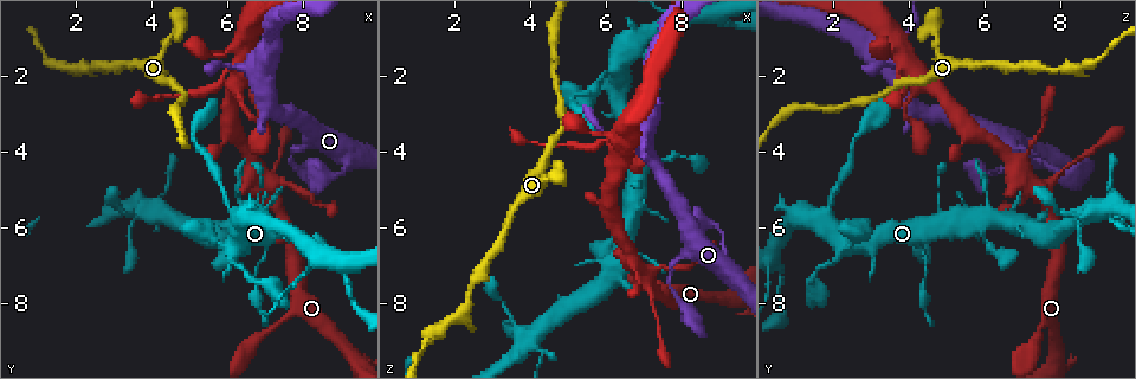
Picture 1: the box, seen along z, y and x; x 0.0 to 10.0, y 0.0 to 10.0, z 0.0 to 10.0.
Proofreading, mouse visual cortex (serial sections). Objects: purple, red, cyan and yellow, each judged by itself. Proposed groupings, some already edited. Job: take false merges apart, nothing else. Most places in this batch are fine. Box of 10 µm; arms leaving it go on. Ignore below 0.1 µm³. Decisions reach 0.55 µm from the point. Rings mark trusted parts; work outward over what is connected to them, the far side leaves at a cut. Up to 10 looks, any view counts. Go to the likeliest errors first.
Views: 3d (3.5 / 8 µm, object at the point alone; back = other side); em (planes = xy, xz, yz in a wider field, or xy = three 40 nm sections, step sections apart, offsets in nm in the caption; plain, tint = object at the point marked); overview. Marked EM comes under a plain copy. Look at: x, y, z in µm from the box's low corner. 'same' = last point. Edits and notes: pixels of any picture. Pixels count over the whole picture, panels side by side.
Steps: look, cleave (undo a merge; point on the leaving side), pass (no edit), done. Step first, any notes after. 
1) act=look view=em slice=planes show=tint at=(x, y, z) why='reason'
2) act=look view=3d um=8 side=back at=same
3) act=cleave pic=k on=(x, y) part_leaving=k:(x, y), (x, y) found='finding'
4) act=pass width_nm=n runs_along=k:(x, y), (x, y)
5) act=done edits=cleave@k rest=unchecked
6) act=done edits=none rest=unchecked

act=look view=3d um=8 at=(4.25, 5.75, 9.00) why='three arms meet'

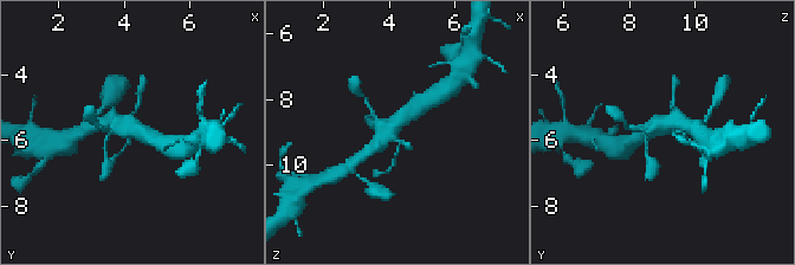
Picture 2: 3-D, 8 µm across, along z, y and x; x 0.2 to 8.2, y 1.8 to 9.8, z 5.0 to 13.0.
act=look view=3d um=3.5 side=back at=same

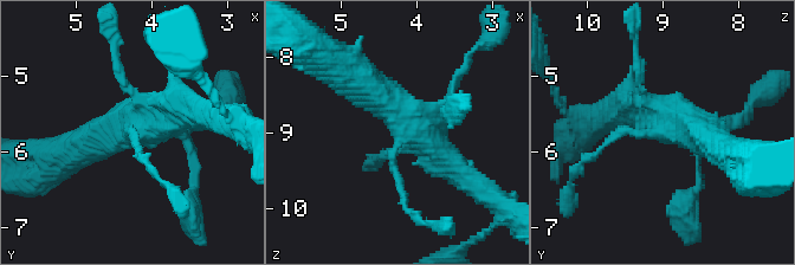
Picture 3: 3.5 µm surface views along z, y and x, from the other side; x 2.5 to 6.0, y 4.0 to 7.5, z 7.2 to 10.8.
act=pass runs_along=3:(361, 79), (422, 122), (470, 182) found='all the same cell'

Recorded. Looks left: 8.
act=look view=3d um=3.5 at=(6.25, 5.70, 1.85) why='calibre changes'

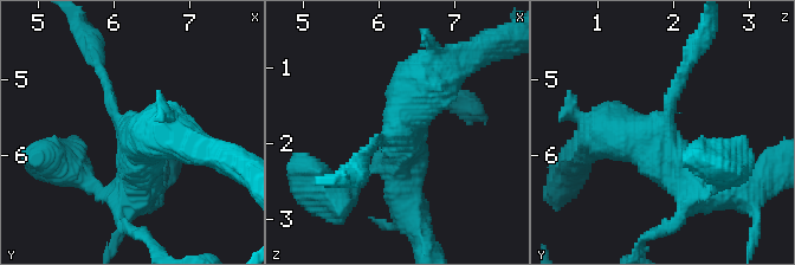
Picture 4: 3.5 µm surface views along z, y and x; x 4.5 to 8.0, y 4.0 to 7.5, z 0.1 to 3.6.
act=look view=em slice=xy step=5 show=tint at=(6.25, 5.60, 1.85) why='need the tissue'

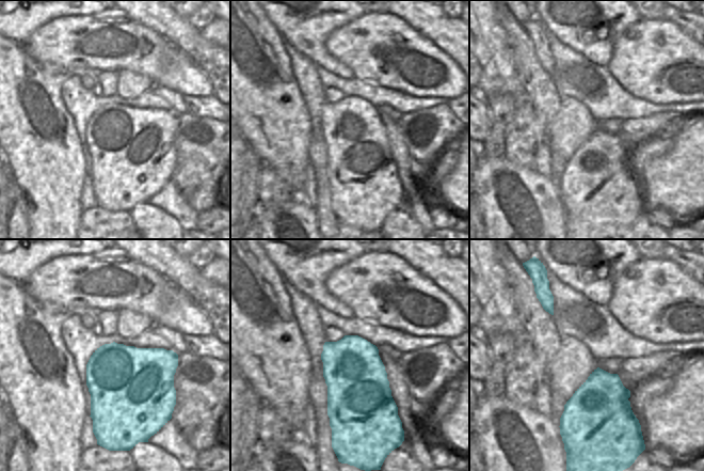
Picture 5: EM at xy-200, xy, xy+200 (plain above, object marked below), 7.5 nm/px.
act=pass width_nm=460 runs_along=4:(711, 193), (635, 139), (590, 142) found='one cell here'

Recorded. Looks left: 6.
act=look view=3d um=8 at=(4.70, 0.75, 4.70) why='sudden change in width'

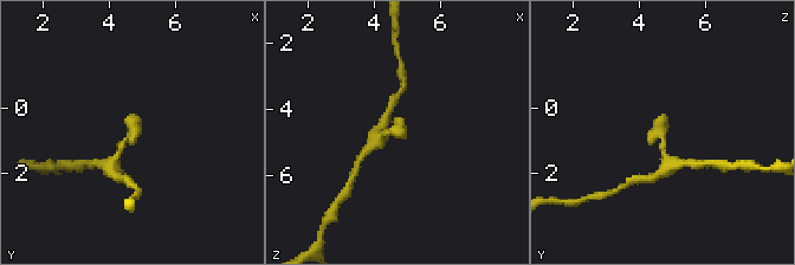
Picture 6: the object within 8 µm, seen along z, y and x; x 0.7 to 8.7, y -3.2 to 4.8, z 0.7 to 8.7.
act=look view=em slice=planes show=tint at=same

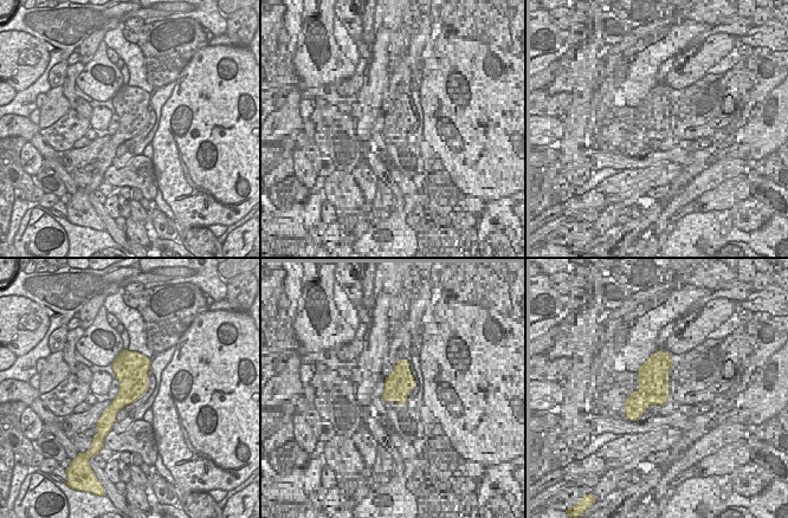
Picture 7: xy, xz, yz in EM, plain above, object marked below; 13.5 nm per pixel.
act=pass runs_along=6:(114, 161), (137, 116) found='continuous, no second cell'

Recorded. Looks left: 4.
act=look view=3d um=3.5 at=(1.25, 1.55, 9.00) why='sudden change in width'

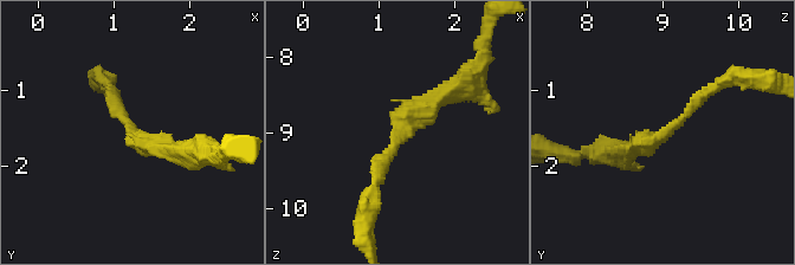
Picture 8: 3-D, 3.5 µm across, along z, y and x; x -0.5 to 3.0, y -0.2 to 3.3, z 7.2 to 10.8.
act=look view=em slice=xy step=1 show=tint at=(1.30, 1.55, 9.10) arm_widths_nm=150,200

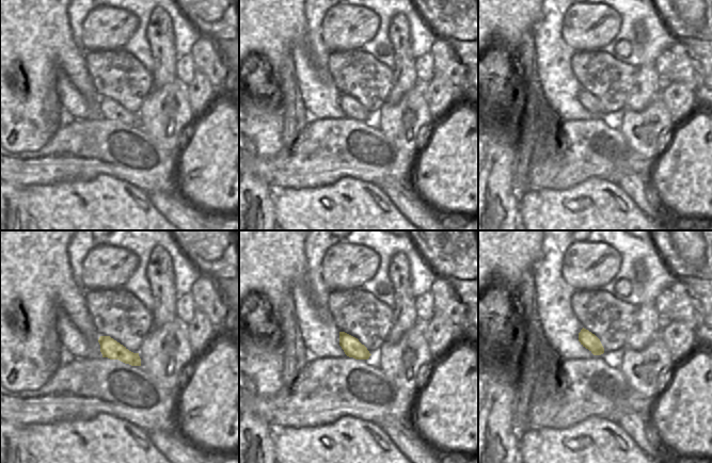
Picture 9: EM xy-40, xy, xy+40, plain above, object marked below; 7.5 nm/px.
act=pass runs_along=8:(453, 85), (406, 118), (373, 191) found='one cell here'

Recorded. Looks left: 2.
act=done edits=none rest=unchecked

